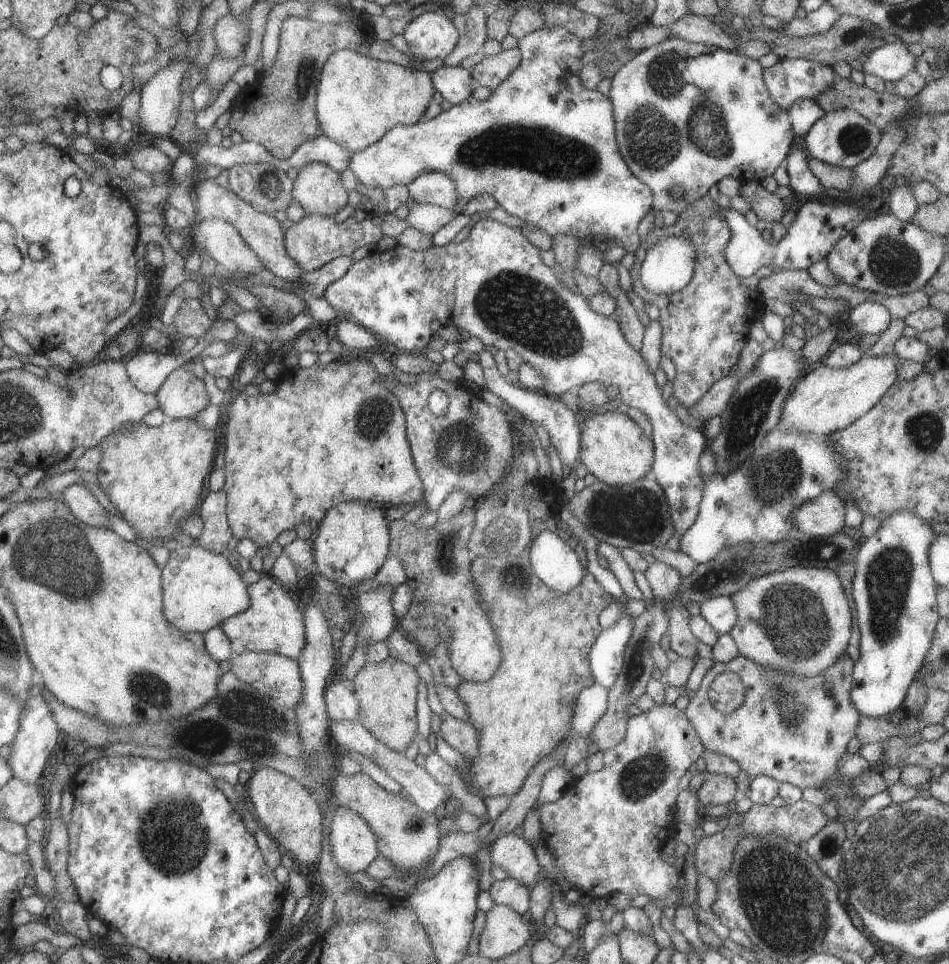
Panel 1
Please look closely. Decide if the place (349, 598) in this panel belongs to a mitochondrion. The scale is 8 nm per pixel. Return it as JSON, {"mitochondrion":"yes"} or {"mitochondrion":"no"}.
{"mitochondrion":"no"}

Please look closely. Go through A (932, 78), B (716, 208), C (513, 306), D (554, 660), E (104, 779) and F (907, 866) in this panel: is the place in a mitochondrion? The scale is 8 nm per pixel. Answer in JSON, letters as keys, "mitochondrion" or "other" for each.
{"A":"other","B":"other","C":"mitochondrion","D":"other","E":"other","F":"mitochondrion"}

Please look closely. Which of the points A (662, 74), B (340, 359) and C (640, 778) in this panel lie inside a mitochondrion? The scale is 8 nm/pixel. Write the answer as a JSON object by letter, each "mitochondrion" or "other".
{"A":"mitochondrion","B":"other","C":"mitochondrion"}

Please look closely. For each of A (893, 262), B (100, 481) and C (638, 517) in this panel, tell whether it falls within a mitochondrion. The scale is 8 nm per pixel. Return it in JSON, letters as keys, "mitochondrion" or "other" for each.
{"A":"mitochondrion","B":"other","C":"mitochondrion"}

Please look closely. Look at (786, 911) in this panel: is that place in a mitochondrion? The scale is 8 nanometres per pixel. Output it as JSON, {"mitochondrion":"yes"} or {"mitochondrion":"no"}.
{"mitochondrion":"yes"}

